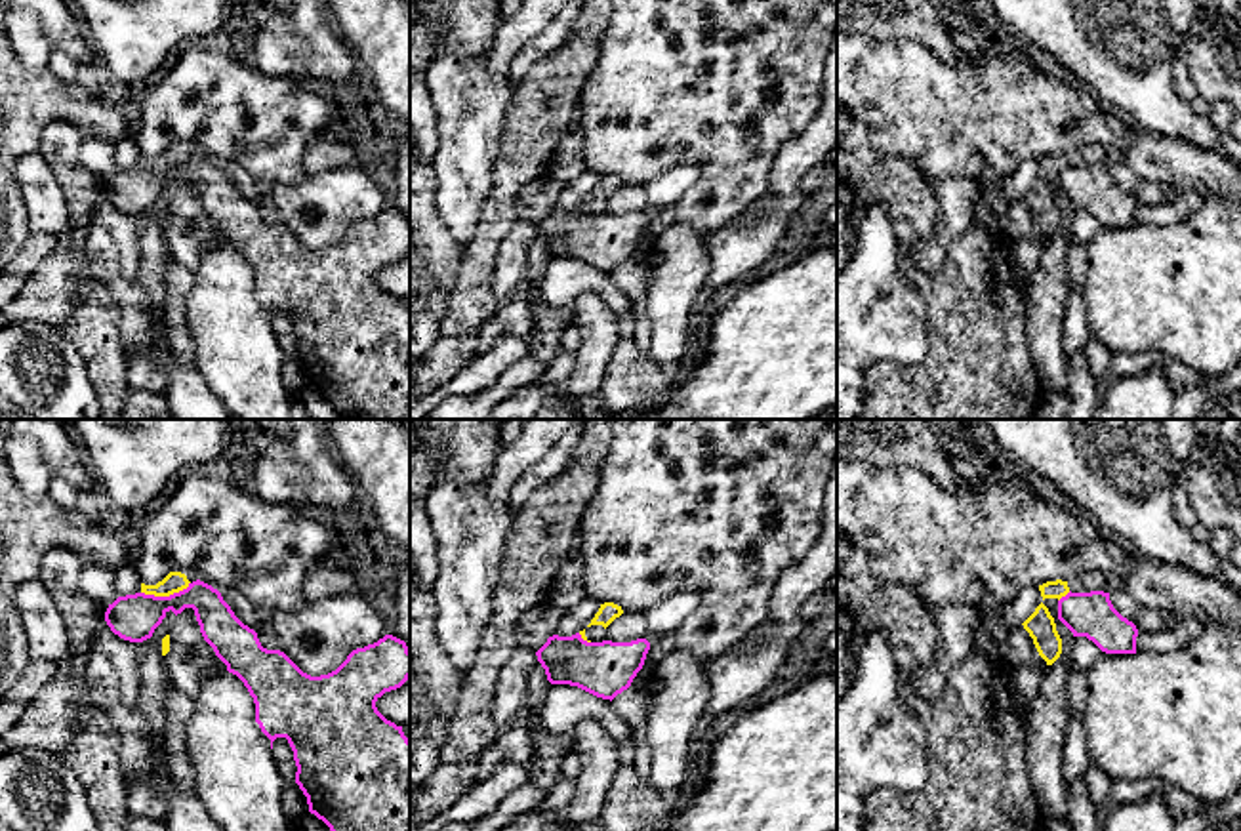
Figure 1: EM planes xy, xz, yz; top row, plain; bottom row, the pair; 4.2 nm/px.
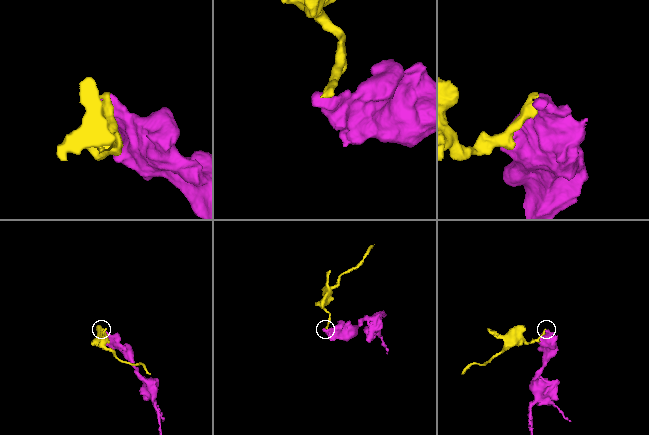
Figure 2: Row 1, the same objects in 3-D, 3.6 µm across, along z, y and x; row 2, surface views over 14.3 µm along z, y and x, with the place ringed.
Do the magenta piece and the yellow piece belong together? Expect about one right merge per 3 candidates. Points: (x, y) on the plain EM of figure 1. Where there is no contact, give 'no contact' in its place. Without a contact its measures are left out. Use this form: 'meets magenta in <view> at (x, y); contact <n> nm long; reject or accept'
meets magenta in xy at (166, 170); contact 220 nm long; reject

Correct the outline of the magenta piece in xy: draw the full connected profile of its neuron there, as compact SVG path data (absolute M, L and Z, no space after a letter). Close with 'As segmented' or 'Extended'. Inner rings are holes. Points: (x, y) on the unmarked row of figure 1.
M200 152L170 170L118 170L109 177L105 194L120 212L143 215L170 183L177 189L185 181L194 183L204 213L248 261L255 295L271 313L271 322L276 311L288 313L297 339L295 356L307 370L309 385L330 400L339 419L410 419L410 313L376 280L385 265L410 252L406 215L385 208L353 223L336 244L311 250L284 225L263 221L257 206L234 189L221 166Z. As segmented

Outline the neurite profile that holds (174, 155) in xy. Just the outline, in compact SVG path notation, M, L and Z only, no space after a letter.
M170 145L162 154L156 158L141 156L141 166L154 168L154 170L170 170L189 160L189 152L181 145Z

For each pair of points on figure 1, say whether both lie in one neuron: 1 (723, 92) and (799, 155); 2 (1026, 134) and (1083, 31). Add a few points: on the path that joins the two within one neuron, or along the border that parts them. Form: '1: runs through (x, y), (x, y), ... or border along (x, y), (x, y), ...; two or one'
1: border along (816, 113), (780, 147), (767, 183); two
2: border along (1076, 81), (1102, 101); two

